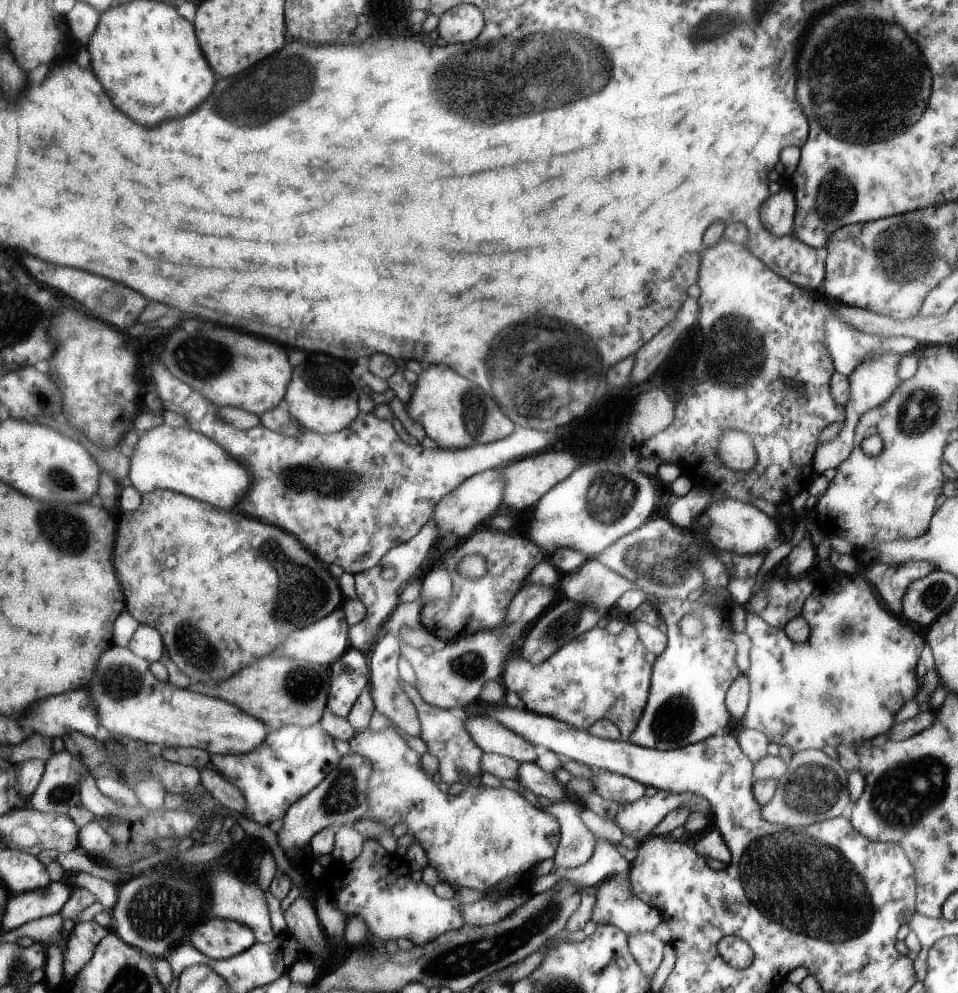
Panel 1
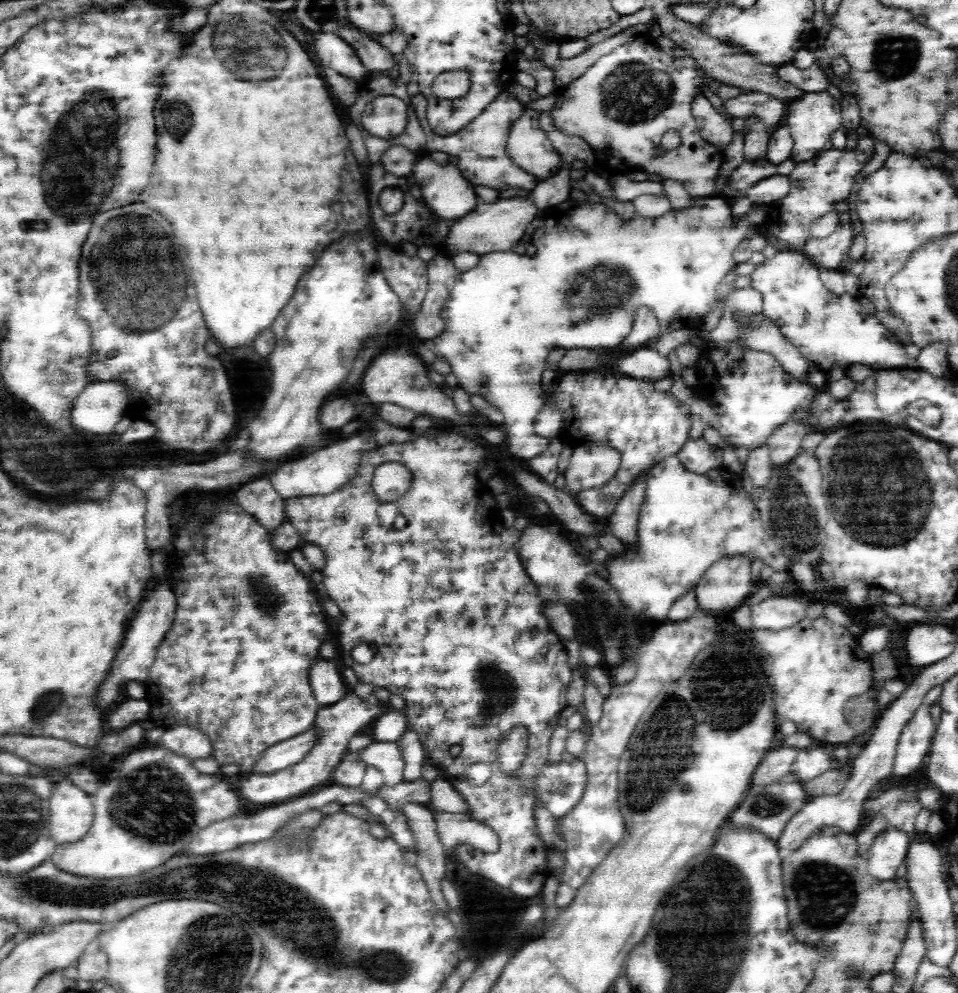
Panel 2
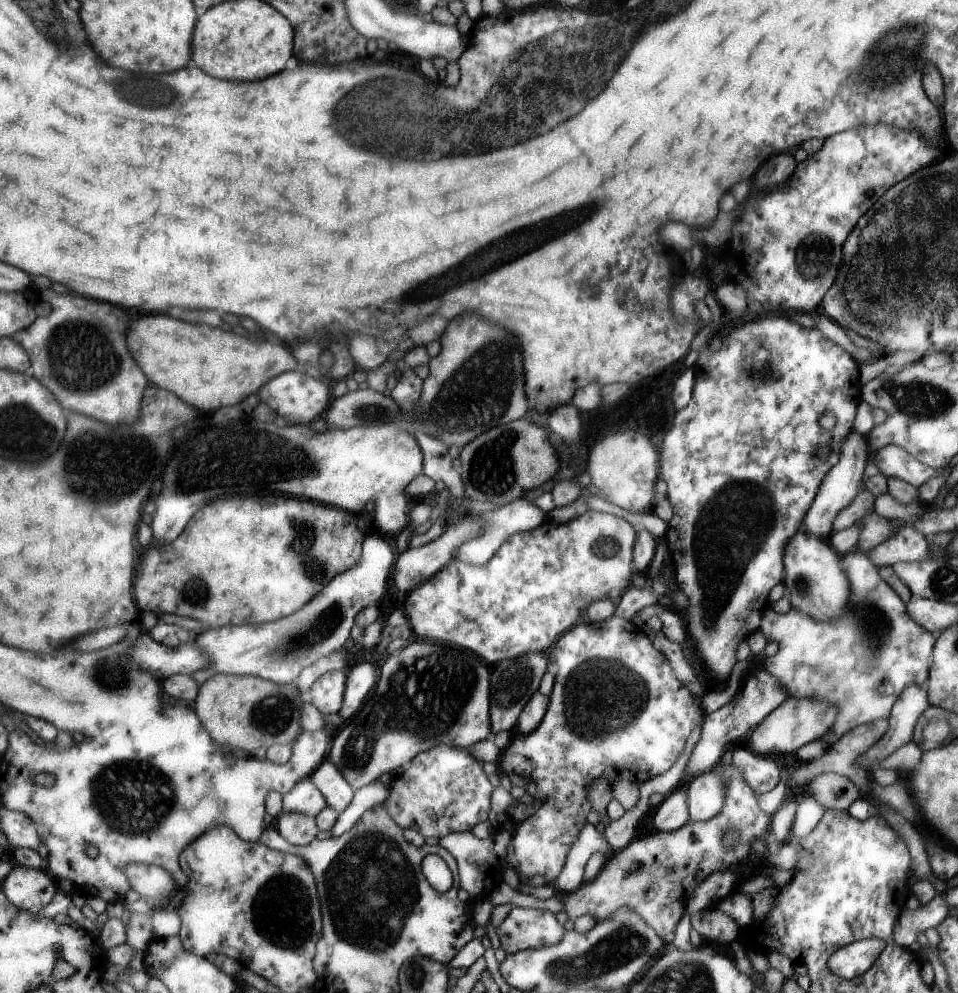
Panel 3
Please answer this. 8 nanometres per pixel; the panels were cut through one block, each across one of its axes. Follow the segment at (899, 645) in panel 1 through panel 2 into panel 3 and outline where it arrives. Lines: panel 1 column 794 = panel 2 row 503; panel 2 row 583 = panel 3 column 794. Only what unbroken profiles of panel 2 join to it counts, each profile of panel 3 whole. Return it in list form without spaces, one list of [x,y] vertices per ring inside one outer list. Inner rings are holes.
[[[851,550],[843,558],[843,573],[850,584],[850,598],[846,607],[835,620],[817,621],[800,612],[790,609],[787,614],[775,614],[771,609],[762,615],[760,632],[767,641],[777,642],[779,649],[774,656],[767,657],[764,670],[770,673],[784,688],[787,697],[795,699],[819,700],[836,709],[834,723],[820,740],[831,747],[848,731],[873,720],[889,720],[890,709],[899,700],[899,696],[910,685],[924,687],[929,666],[932,664],[932,634],[921,629],[906,612],[906,602],[879,577],[878,568],[866,552]]]

